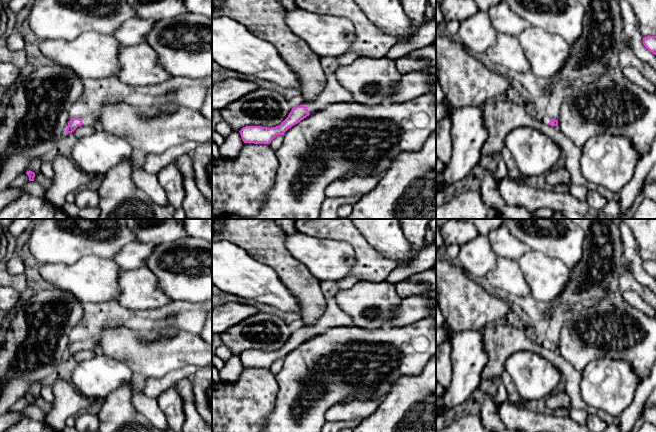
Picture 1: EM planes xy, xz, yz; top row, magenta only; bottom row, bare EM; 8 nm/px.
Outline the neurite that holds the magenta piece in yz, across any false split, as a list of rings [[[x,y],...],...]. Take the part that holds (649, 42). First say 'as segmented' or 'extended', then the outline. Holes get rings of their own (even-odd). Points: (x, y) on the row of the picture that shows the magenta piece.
as segmented; [[[656,36],[643,37],[643,44],[646,49],[656,55]]]

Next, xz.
extended; [[[335,74],[326,76],[326,85],[317,96],[315,102],[307,107],[301,105],[292,108],[288,117],[276,127],[245,126],[239,132],[244,143],[270,144],[277,135],[284,133],[309,116],[310,114],[322,110],[331,103],[352,103],[352,94],[342,87]]]

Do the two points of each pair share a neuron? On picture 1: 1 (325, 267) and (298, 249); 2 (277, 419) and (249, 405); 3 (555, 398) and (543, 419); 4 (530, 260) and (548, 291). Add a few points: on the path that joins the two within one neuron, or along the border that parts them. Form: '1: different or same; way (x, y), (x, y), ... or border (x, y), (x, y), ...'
1: same; way (318, 260), (305, 249)
2: different; border (278, 393), (275, 405), (265, 421)
3: different; border (547, 410), (554, 413)
4: same; way (537, 268), (546, 277), (546, 283)

